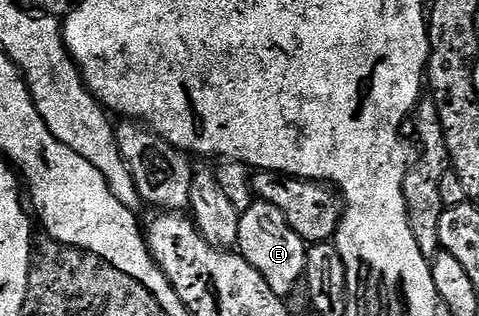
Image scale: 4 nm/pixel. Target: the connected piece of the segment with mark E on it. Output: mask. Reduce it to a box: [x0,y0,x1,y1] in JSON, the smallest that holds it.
[236,199,308,298]

